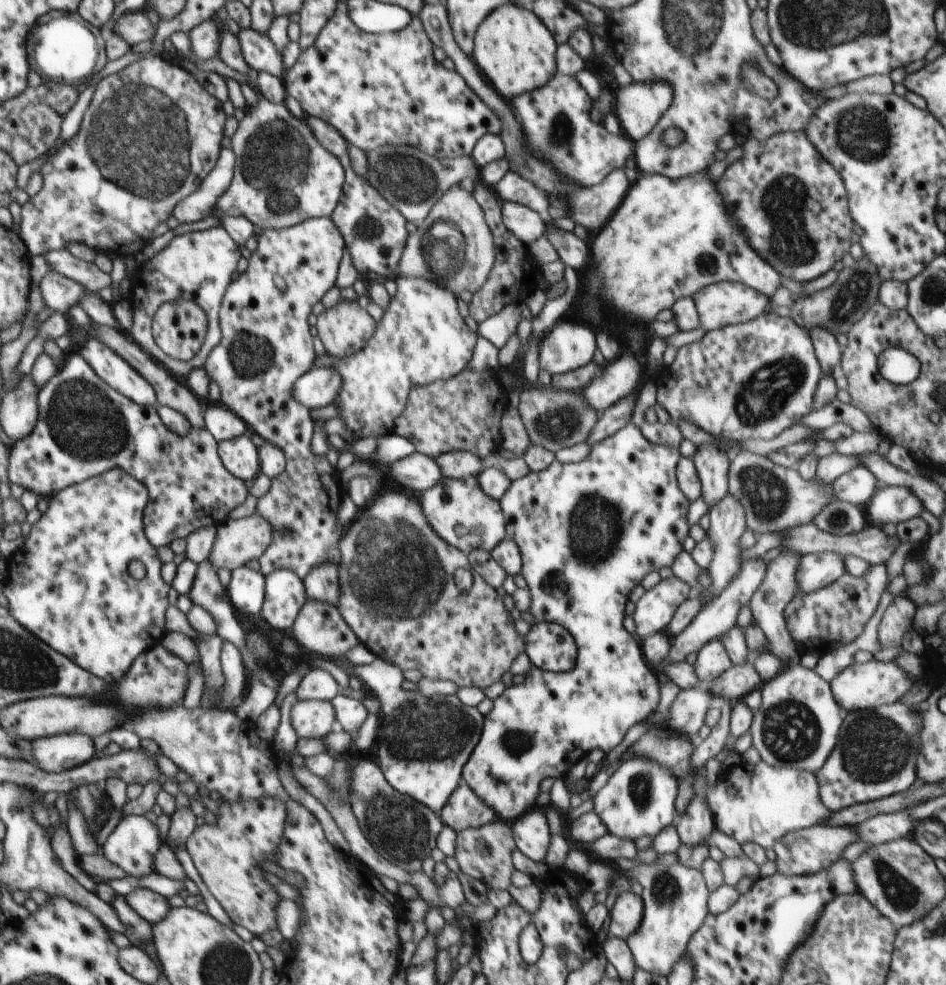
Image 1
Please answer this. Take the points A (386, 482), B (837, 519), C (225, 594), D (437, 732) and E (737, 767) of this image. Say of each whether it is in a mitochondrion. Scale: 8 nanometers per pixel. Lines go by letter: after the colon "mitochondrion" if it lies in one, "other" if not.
A: other
B: mitochondrion
C: other
D: mitochondrion
E: other

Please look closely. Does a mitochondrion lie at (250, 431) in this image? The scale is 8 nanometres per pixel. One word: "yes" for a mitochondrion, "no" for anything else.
no

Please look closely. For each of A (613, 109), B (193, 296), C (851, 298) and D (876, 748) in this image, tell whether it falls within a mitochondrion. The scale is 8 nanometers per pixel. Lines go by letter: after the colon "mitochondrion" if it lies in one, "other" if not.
A: other
B: other
C: mitochondrion
D: mitochondrion

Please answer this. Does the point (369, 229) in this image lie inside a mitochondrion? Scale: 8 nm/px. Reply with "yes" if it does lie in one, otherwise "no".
yes

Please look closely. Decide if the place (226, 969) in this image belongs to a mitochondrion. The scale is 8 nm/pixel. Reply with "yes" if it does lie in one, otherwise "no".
yes

